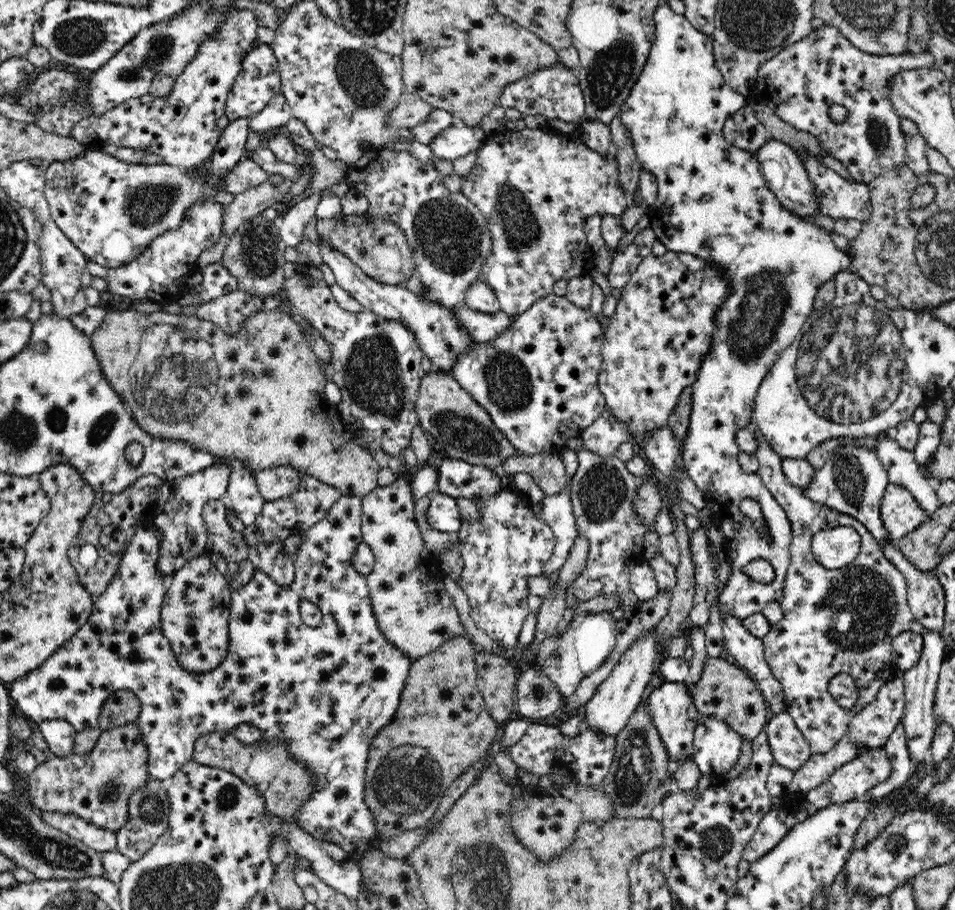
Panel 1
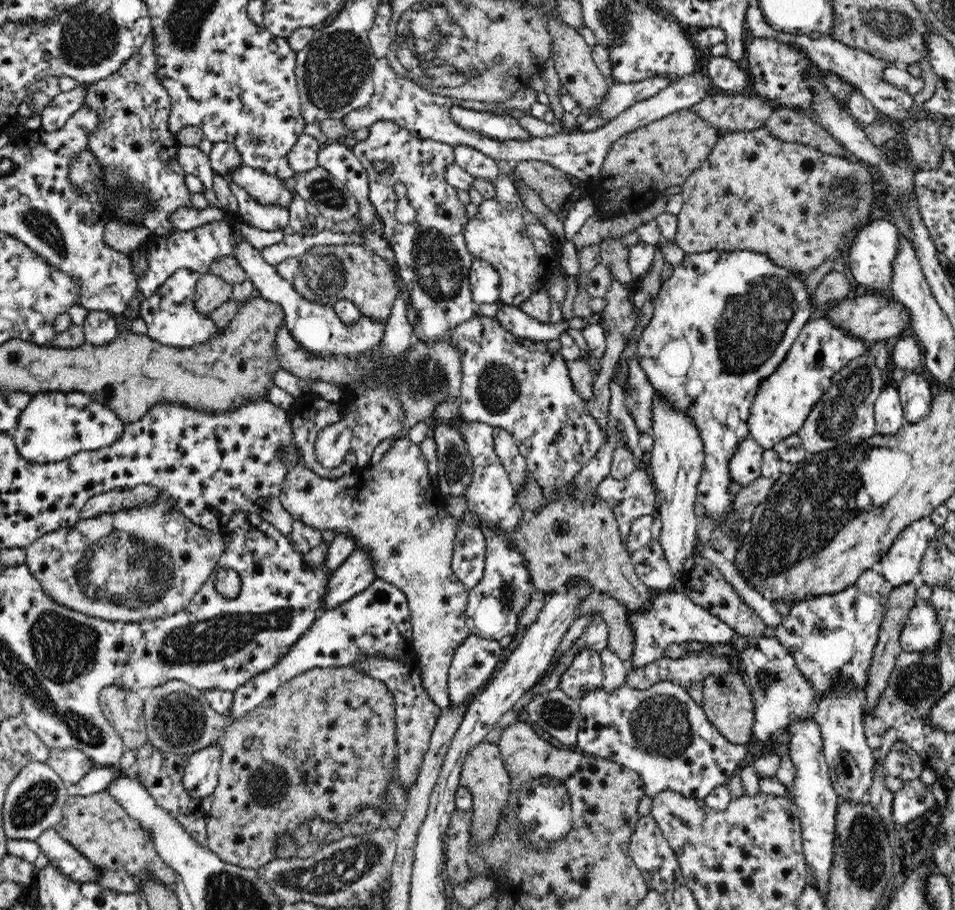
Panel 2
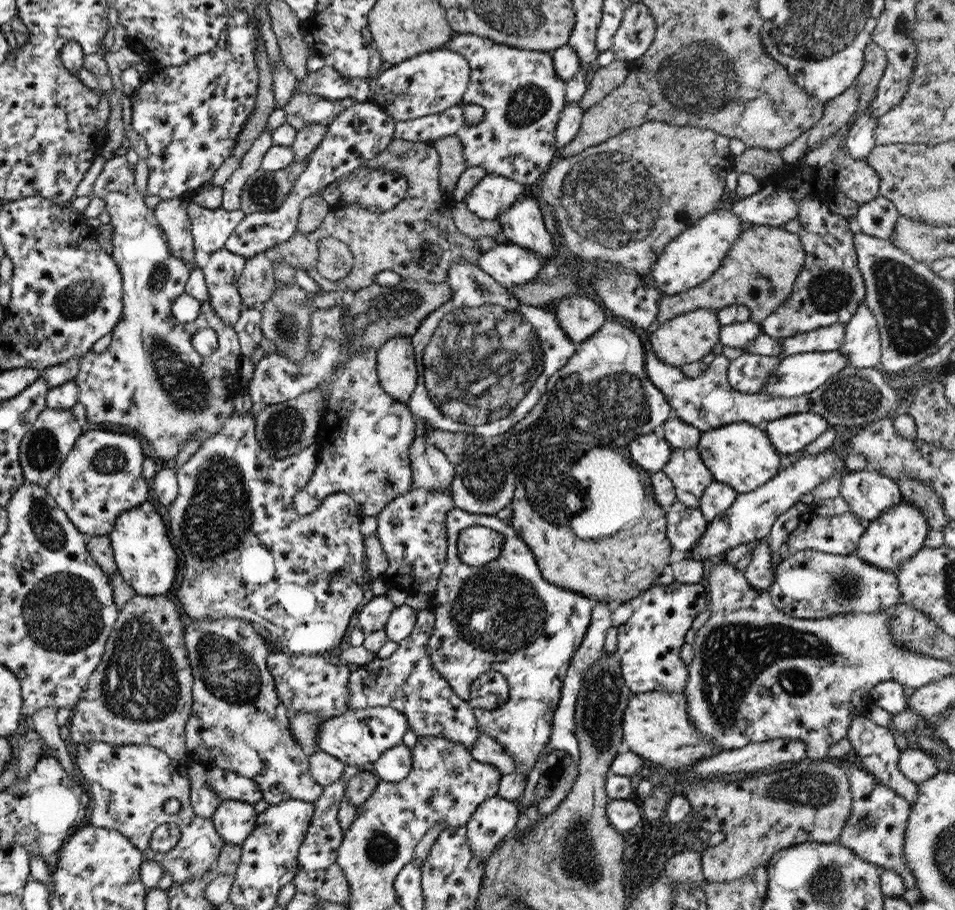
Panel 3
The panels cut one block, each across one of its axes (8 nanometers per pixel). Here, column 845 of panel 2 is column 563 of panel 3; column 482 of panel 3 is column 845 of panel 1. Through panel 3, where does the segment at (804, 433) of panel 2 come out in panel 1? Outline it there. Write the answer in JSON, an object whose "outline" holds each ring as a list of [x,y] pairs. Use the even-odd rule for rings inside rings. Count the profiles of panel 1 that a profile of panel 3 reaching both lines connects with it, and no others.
{"outline":[[[838,441],[834,452],[825,460],[824,466],[822,466],[822,468],[815,469],[815,475],[813,476],[813,479],[810,481],[808,488],[806,488],[806,490],[803,490],[803,492],[807,498],[810,498],[810,500],[815,501],[818,504],[824,505],[824,507],[828,507],[834,511],[841,512],[847,516],[852,516],[852,518],[856,518],[856,520],[858,520],[862,525],[864,525],[868,532],[870,532],[872,536],[876,538],[876,541],[890,543],[890,545],[896,545],[892,544],[892,541],[890,541],[890,538],[888,537],[888,533],[886,533],[886,527],[884,527],[884,523],[882,523],[882,514],[880,512],[882,498],[884,497],[884,493],[886,491],[886,488],[888,487],[888,484],[889,476],[887,475],[886,469],[884,469],[883,464],[880,462],[877,452],[874,449],[867,449],[866,447],[856,447],[854,445],[841,444]]]}

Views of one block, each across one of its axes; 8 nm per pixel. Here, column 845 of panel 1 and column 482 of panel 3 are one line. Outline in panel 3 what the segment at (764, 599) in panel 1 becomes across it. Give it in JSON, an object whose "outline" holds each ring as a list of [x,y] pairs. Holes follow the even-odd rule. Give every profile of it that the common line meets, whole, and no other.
{"outline":[[[510,242],[497,243],[478,257],[480,270],[508,290],[537,280],[540,270],[547,263],[538,253]]]}

